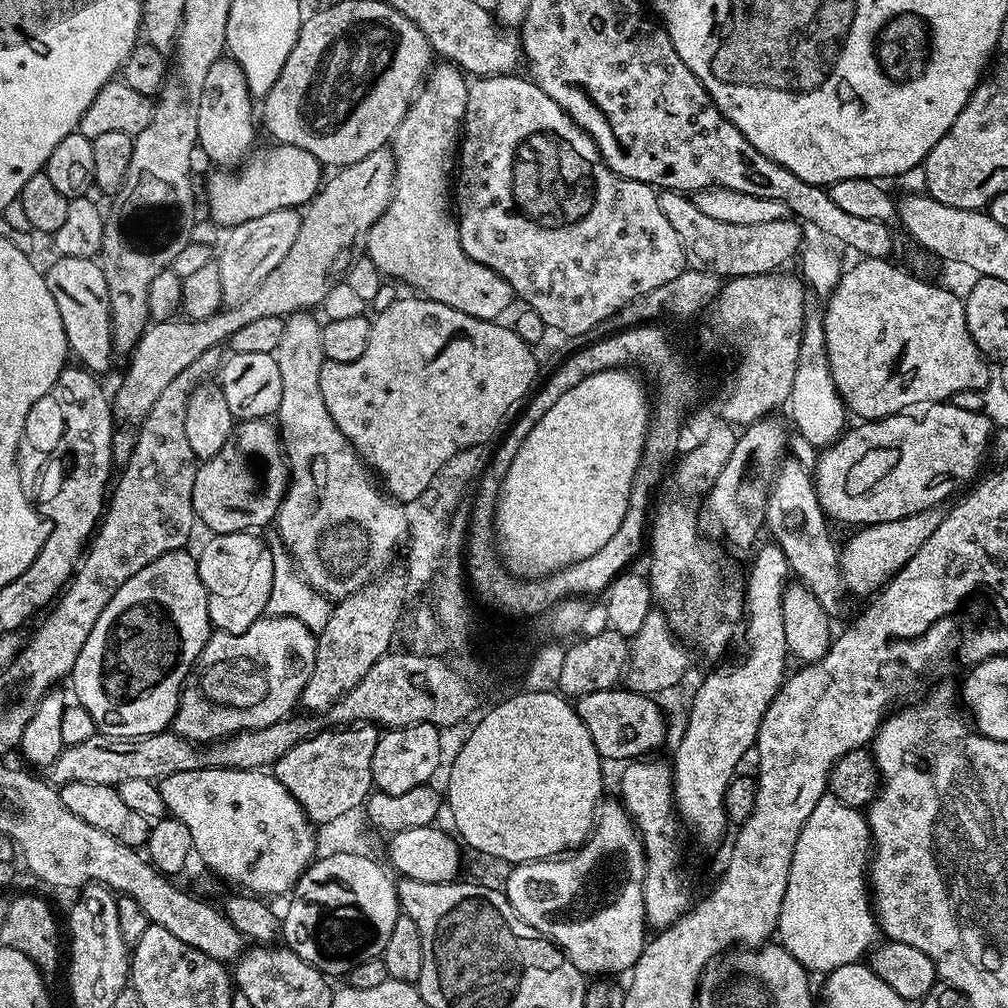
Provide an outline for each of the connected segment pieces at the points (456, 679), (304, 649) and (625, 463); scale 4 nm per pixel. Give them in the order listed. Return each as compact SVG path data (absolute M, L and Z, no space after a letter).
M389 650L385 656L378 658L378 662L374 662L374 666L366 670L366 678L362 678L362 682L358 682L354 690L350 690L333 708L328 709L326 716L333 720L333 725L355 726L371 722L381 729L391 730L411 724L435 724L437 728L447 730L477 711L476 696L472 696L472 688L468 688L463 671L457 665L455 668L454 665L439 660L442 659L439 655L425 654L419 650L396 651Z
M264 614L252 622L245 632L216 630L208 637L194 665L196 673L185 683L184 691L180 693L180 705L170 725L171 731L182 739L190 740L197 746L207 746L226 736L233 736L235 732L249 732L270 726L285 719L293 711L291 708L297 707L302 690L306 682L310 682L310 674L316 665L317 633L309 630L298 618Z
M627 367L611 368L598 374L590 374L590 378L582 378L574 390L566 390L546 414L526 434L526 442L518 446L518 454L514 454L514 462L510 462L510 470L506 470L506 478L500 487L500 497L496 503L496 535L494 537L498 545L498 555L506 565L509 572L514 576L523 577L525 581L533 582L543 577L549 576L552 572L557 572L560 568L570 566L582 558L590 558L590 554L595 554L606 546L609 538L614 538L618 526L622 526L622 518L626 515L626 506L630 502L630 490L634 482L634 474L640 465L640 459L644 453L644 443L648 437L648 422L650 419L650 396L644 393L644 388L640 385L638 377Z

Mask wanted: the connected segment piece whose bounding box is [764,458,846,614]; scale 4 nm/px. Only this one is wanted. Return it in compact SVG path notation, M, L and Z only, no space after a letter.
M793 458L785 459L780 466L768 495L764 519L767 531L772 531L771 539L779 545L782 554L786 554L791 575L812 591L829 614L842 611L846 589L840 569L840 548L828 533L830 524L818 502L813 473Z

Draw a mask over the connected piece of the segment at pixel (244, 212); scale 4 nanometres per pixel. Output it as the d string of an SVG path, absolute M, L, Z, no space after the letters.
M302 146L271 147L249 155L235 170L216 170L209 178L208 212L214 223L225 224L225 229L231 230L242 222L250 222L250 218L262 218L262 214L279 208L303 209L315 198L326 176L320 160L310 150L302 150Z

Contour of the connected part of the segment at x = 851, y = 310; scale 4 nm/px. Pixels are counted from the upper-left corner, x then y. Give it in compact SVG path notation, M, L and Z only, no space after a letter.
M873 256L857 259L853 268L845 267L840 273L840 280L836 289L826 298L828 304L822 308L824 318L824 341L826 342L826 354L830 362L830 374L834 378L834 386L838 394L844 399L844 407L848 409L853 417L861 421L881 420L887 416L907 413L909 410L919 409L929 404L939 404L951 401L954 394L962 394L962 390L974 390L984 392L988 384L989 361L978 350L970 330L966 326L966 310L964 300L956 297L948 288L939 288L936 284L927 284L908 272L903 272L898 265L892 264L891 259L879 260Z

